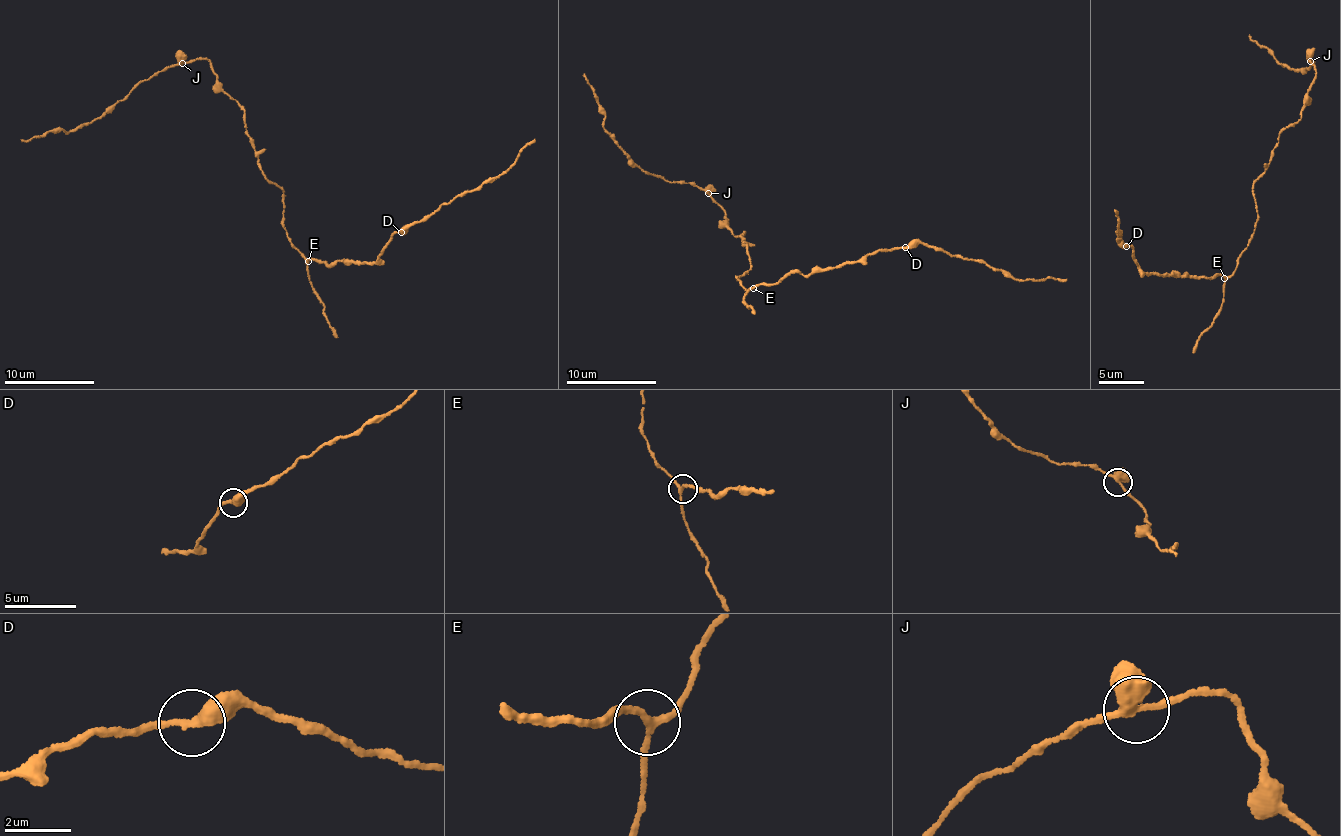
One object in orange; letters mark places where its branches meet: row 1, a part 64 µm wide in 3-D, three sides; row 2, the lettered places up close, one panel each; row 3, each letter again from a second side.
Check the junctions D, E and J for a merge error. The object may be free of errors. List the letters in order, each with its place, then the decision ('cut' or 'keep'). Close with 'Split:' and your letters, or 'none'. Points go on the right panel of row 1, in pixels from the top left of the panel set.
D: (1126, 246) | keep
E: (1224, 278) | keep
J: (1310, 61) | keep
Split: none

